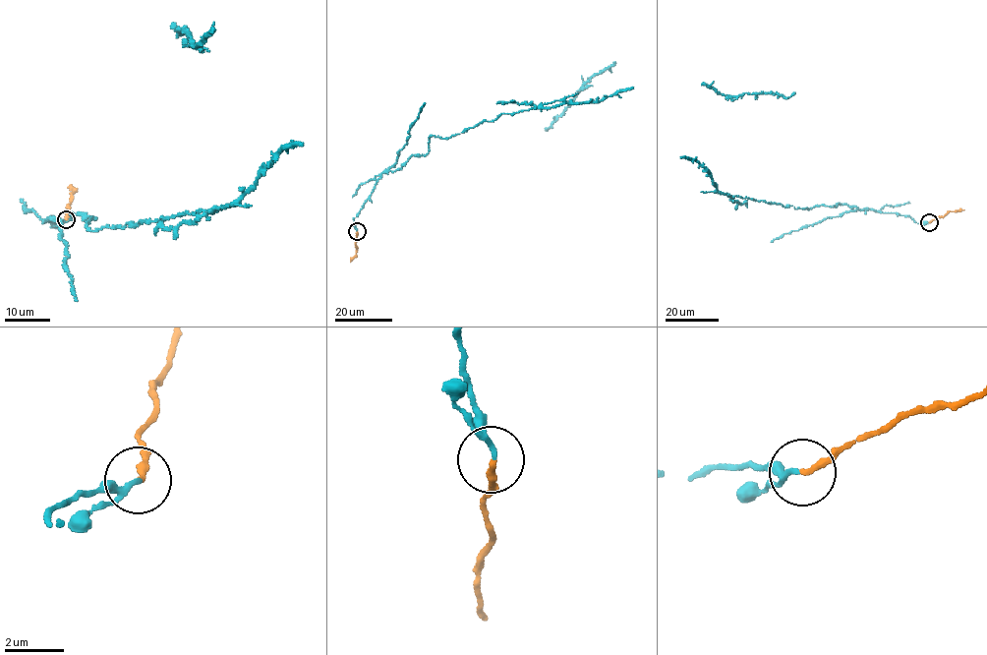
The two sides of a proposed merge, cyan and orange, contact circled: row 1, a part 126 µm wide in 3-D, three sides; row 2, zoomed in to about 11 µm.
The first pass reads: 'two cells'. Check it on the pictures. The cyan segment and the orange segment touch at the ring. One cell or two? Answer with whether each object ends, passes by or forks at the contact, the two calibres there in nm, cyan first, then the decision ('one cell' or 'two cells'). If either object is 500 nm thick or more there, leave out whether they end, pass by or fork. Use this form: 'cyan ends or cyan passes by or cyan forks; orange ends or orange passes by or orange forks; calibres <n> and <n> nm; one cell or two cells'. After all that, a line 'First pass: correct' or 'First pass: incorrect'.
cyan passes by; orange ends; calibres 120 and 220 nm; one cell
First pass: incorrect

